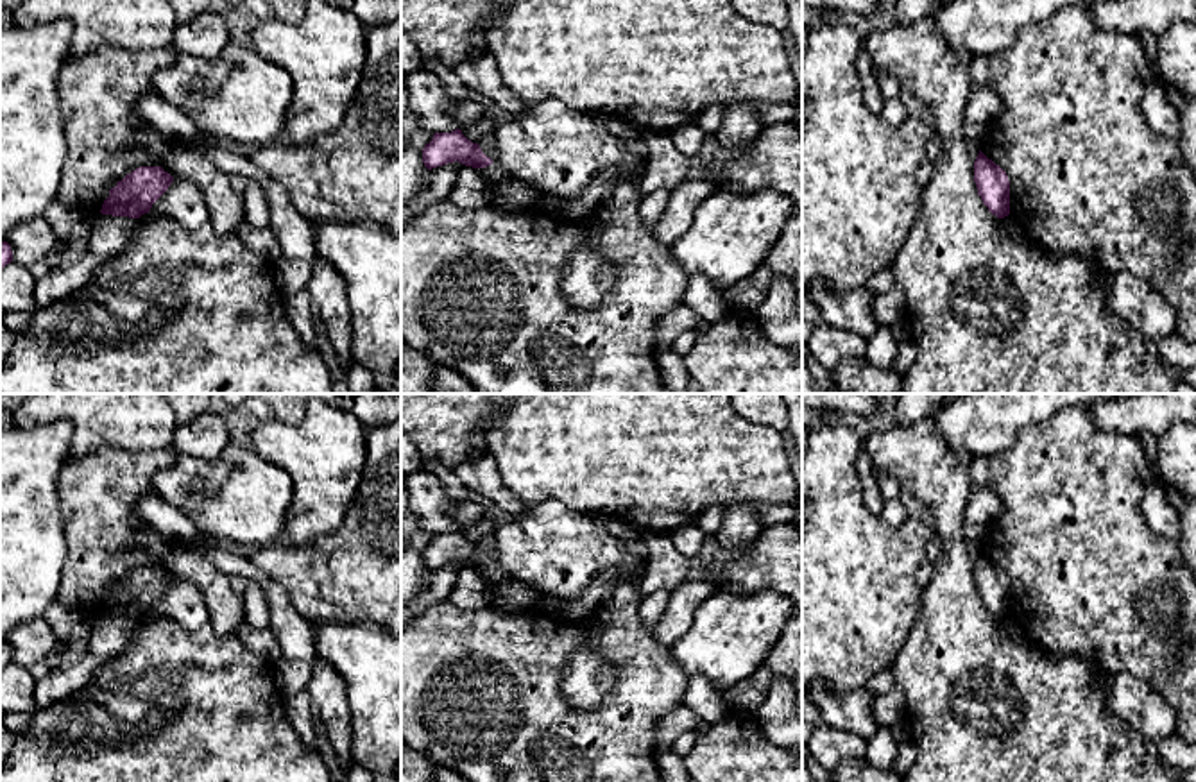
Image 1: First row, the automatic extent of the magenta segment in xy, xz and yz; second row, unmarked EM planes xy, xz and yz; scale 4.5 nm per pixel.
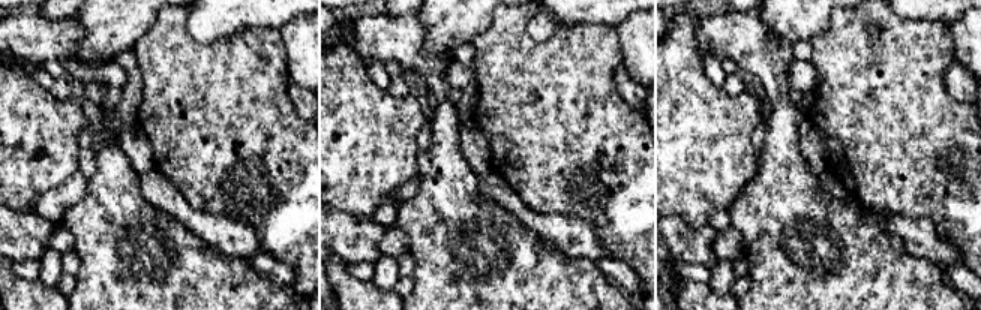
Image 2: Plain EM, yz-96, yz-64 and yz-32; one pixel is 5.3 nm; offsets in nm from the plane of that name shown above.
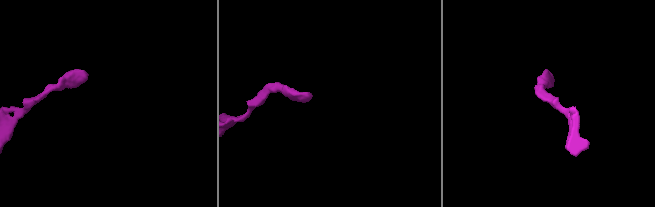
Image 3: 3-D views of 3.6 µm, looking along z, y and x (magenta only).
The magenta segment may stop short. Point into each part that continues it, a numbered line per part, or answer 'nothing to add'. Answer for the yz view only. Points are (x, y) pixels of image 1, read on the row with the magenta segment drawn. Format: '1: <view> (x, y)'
nothing to add

